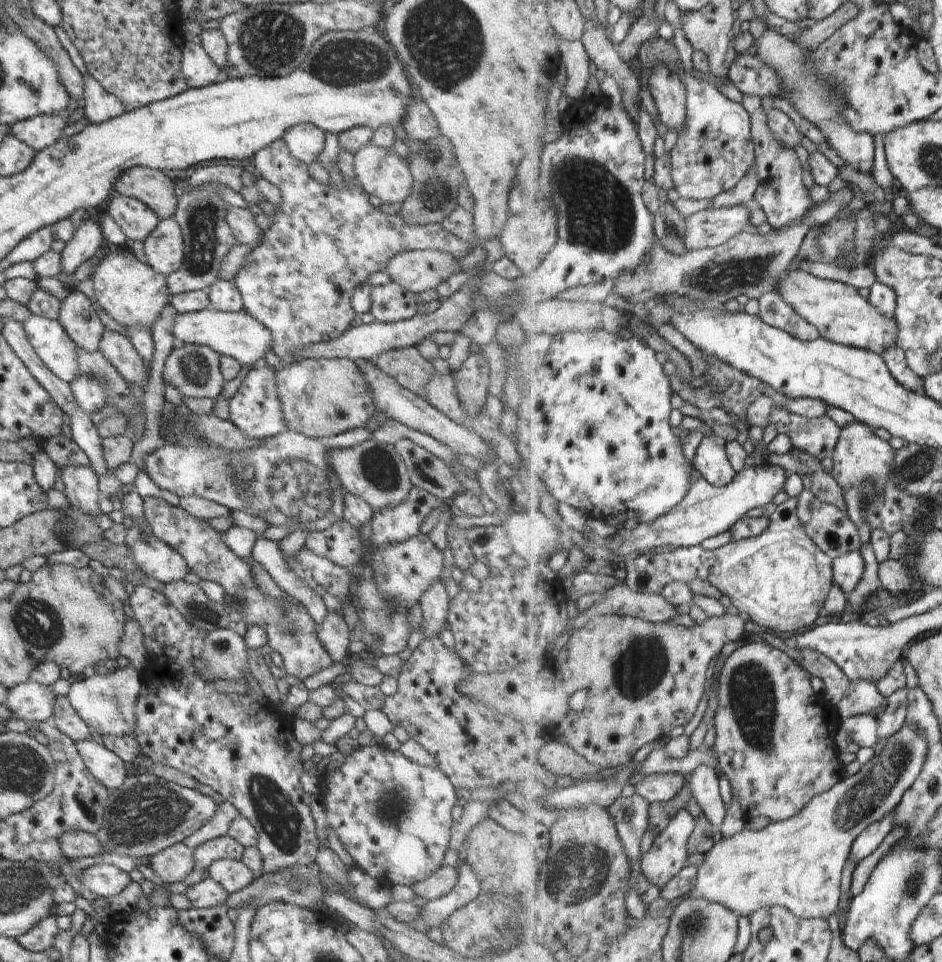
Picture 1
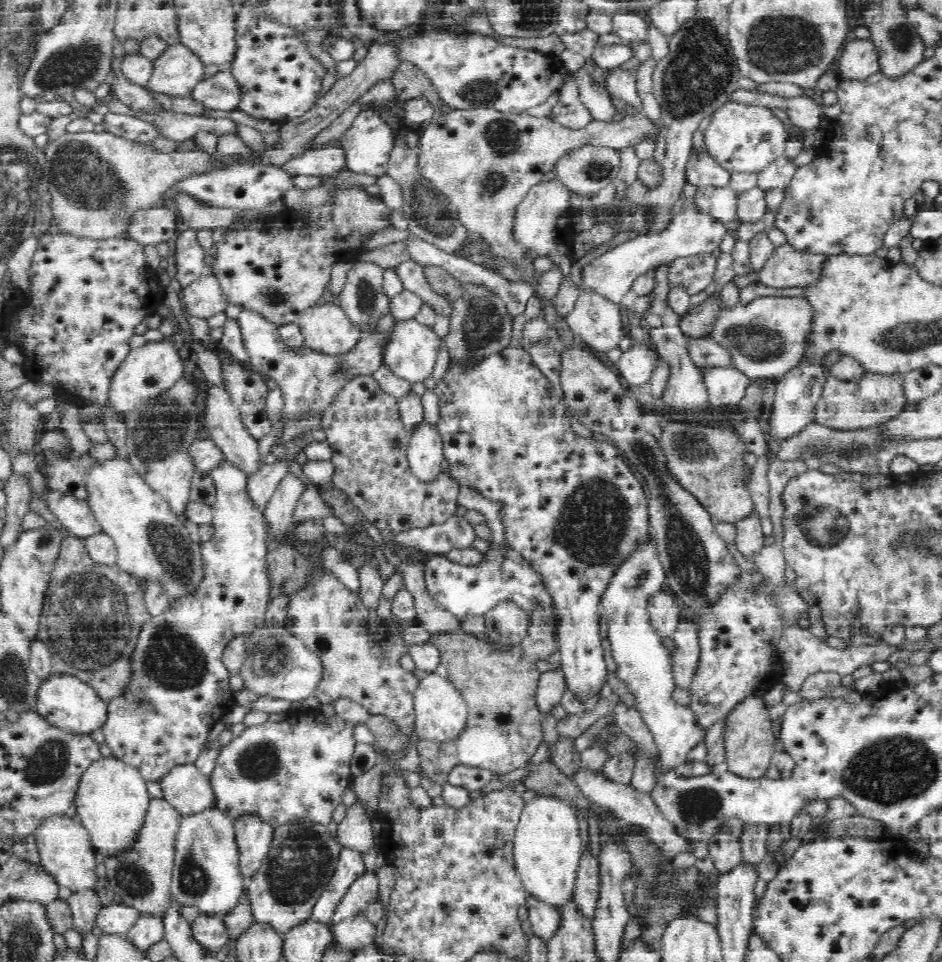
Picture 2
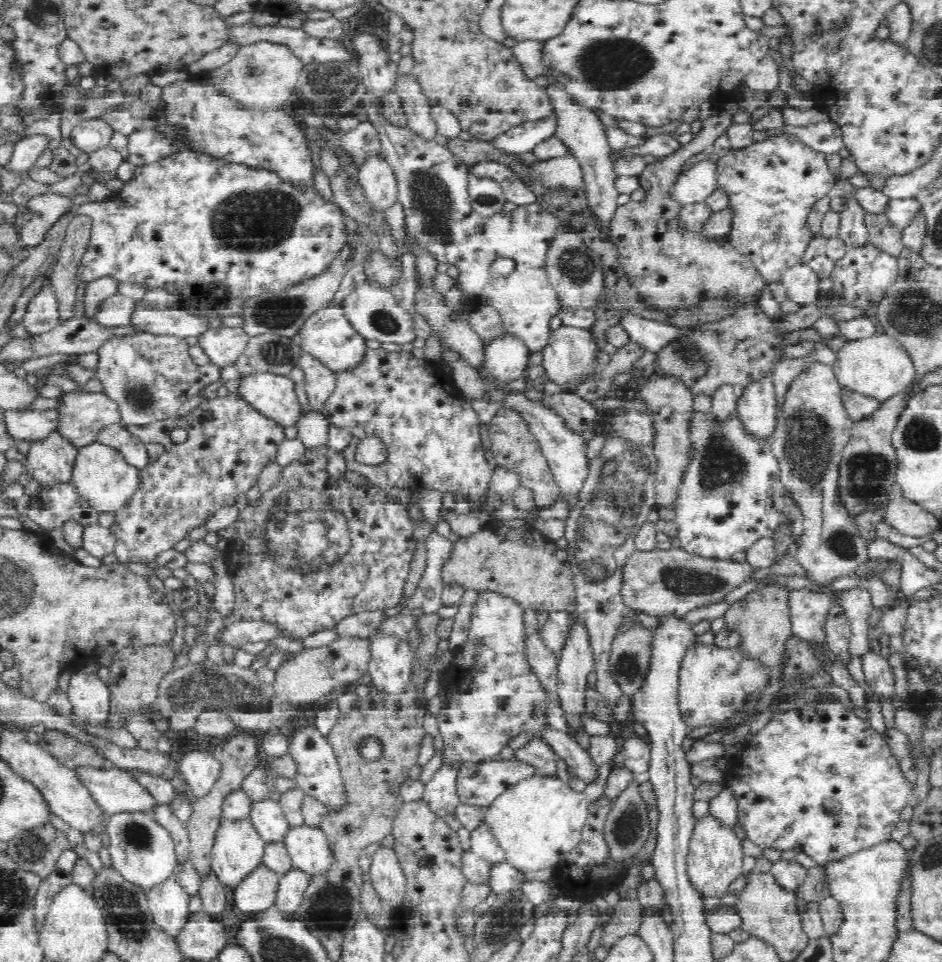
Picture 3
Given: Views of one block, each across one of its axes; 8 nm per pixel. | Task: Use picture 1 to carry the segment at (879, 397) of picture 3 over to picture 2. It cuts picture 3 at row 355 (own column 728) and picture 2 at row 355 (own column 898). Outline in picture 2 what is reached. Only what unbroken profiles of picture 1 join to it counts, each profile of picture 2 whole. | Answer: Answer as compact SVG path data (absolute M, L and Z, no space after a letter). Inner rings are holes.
M763 296L754 299L747 307L738 305L732 312L723 307L711 338L731 353L734 366L748 378L779 379L806 360L816 328L817 314L809 300Z

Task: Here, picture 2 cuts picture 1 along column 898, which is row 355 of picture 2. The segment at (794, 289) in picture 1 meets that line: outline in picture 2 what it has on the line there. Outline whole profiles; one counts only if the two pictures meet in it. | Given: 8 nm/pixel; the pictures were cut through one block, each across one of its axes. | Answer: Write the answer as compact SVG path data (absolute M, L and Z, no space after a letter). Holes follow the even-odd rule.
M326 304L308 308L300 314L296 324L280 327L279 335L296 355L312 350L326 356L344 356L361 342L364 333L360 326L350 321L340 306Z

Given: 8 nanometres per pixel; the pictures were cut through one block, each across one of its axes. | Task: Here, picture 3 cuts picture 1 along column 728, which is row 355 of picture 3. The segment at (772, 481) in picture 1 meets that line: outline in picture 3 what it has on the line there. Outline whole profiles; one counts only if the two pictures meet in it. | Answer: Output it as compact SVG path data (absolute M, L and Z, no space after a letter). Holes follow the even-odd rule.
M504 334L494 337L485 348L485 368L500 382L518 380L528 368L530 347L519 336Z

